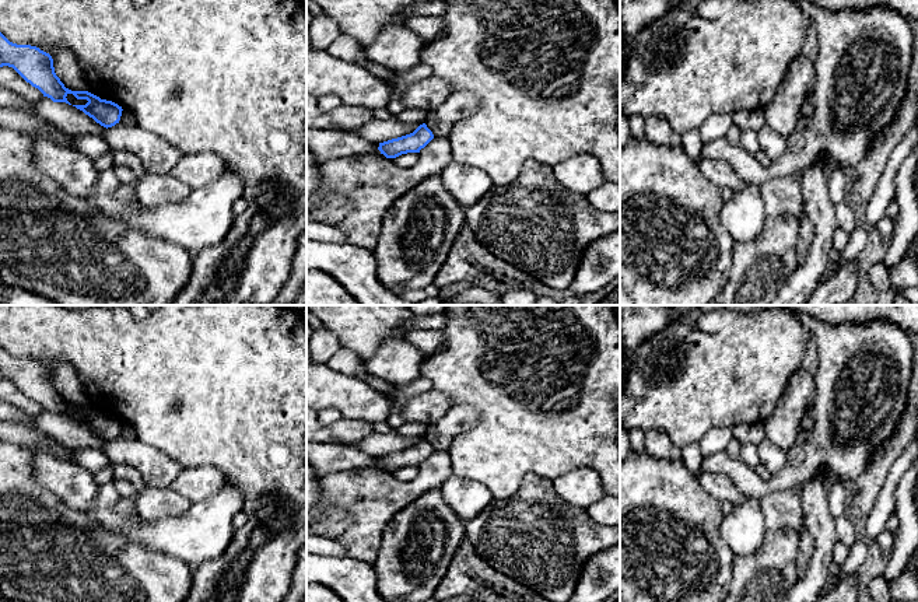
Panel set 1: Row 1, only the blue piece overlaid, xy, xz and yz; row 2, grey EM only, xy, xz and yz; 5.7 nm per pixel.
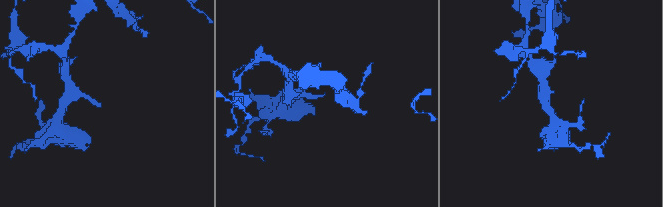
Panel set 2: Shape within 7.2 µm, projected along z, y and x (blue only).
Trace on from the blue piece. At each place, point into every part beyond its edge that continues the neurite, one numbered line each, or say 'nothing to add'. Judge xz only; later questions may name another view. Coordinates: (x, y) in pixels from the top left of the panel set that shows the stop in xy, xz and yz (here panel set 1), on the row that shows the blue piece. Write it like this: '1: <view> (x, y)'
nothing to add

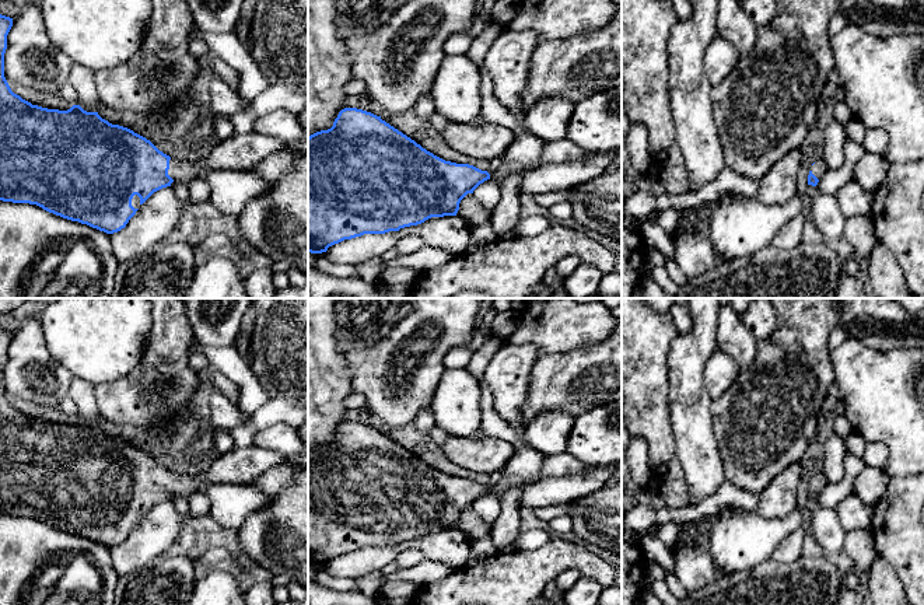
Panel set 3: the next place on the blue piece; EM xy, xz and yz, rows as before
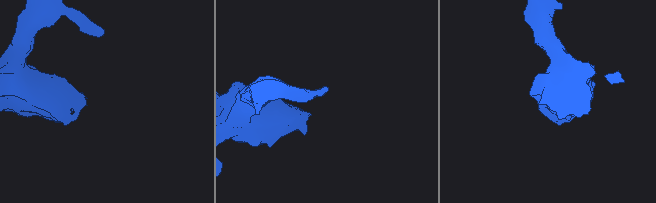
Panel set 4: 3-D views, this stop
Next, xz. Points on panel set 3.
1: xz (524, 153)

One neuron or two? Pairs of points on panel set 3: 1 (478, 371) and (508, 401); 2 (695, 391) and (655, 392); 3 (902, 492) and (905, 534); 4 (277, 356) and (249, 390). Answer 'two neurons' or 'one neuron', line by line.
1: two neurons
2: two neurons
3: one neuron
4: two neurons

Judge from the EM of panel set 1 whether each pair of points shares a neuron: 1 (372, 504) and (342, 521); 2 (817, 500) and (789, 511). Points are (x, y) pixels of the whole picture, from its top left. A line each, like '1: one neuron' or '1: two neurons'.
1: two neurons
2: two neurons

